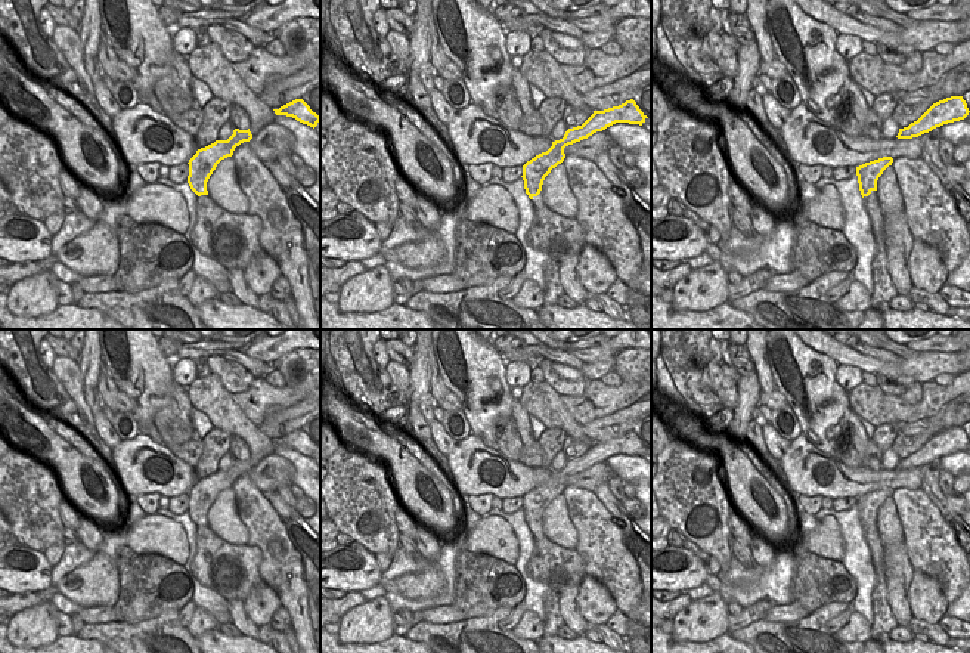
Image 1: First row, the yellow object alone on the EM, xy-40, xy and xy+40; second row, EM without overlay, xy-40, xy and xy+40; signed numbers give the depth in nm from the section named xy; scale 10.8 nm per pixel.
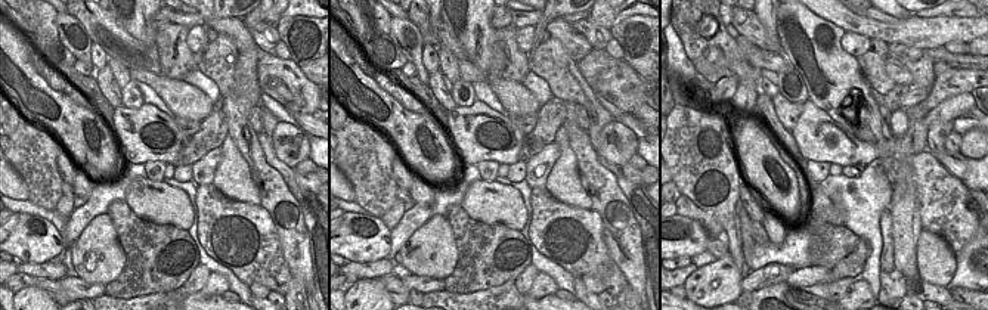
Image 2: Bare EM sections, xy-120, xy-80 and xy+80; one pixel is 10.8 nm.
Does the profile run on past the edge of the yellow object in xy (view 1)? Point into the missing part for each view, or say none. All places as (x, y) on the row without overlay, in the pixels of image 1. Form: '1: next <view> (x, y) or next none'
1: next none

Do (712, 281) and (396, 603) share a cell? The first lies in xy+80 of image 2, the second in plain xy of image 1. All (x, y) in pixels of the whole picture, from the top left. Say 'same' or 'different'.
different

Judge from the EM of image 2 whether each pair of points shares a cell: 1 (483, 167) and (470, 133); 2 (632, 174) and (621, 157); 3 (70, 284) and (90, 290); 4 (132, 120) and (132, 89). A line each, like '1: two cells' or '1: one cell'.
1: two cells
2: two cells
3: one cell
4: two cells

